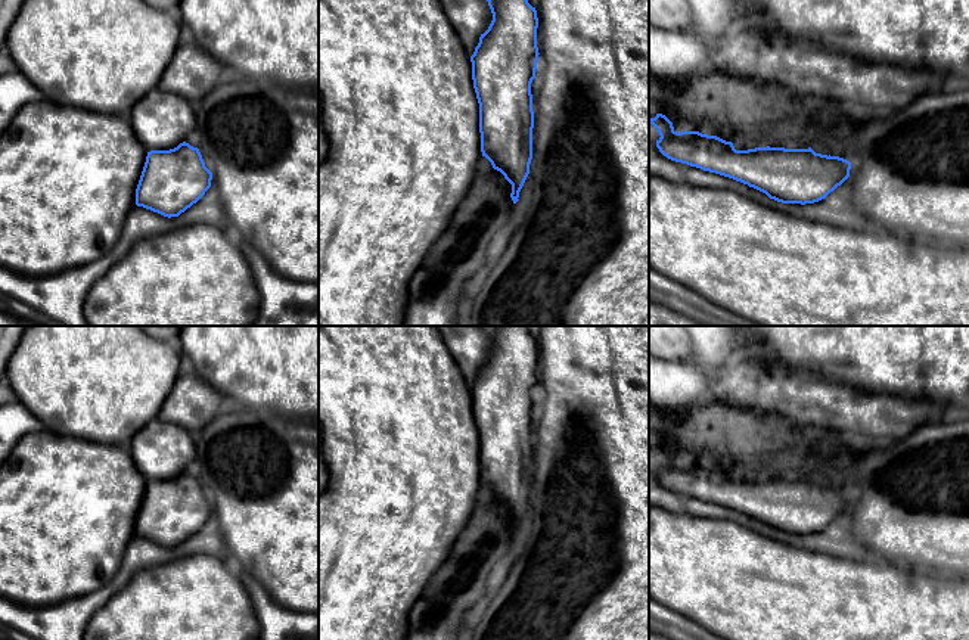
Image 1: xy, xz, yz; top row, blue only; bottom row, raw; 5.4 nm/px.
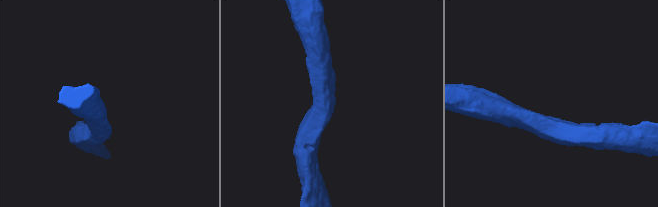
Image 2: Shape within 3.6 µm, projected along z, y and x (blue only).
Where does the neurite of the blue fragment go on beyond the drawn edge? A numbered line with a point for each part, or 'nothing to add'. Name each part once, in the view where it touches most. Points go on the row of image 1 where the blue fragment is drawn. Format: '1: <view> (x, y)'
nothing to add

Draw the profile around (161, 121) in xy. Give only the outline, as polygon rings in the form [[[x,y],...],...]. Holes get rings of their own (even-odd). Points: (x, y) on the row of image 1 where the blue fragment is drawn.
[[[155,87],[127,115],[147,152],[170,150],[196,128],[196,109],[187,99]]]

